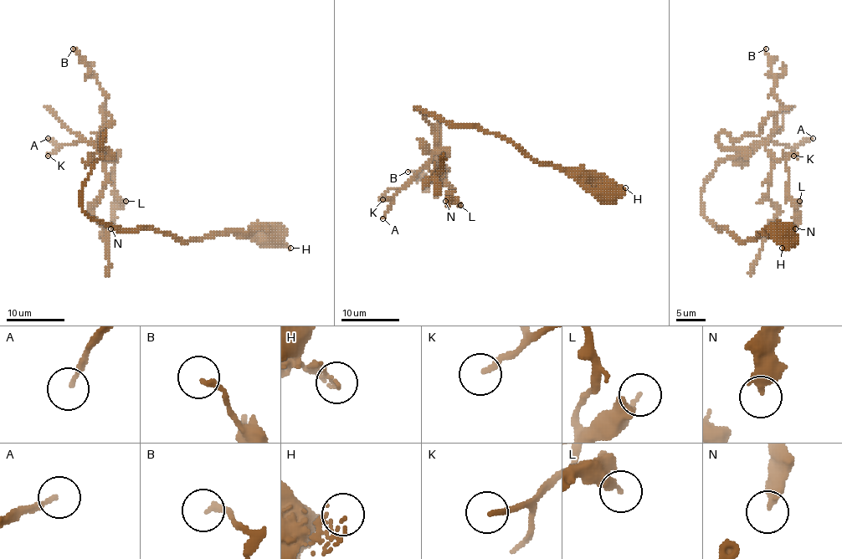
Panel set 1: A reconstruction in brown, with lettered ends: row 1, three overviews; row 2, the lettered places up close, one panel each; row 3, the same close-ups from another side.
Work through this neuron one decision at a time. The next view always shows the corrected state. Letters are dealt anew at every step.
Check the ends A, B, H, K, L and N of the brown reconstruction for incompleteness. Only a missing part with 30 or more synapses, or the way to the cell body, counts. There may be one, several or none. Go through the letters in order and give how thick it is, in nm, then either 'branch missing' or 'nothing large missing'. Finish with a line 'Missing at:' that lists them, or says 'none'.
A: calibre 160 nm; branch missing
B: calibre 200 nm; nothing large missing
H: calibre 70 nm; nothing large missing
K: calibre 180 nm; branch missing
L: calibre 180 nm; nothing large missing
N: calibre 420 nm; nothing large missing
Missing at: A, K

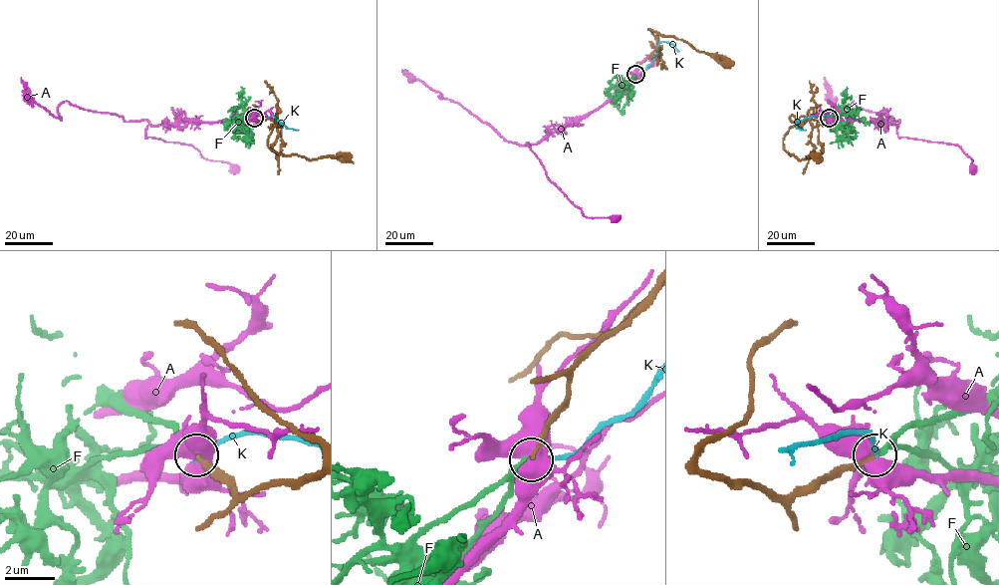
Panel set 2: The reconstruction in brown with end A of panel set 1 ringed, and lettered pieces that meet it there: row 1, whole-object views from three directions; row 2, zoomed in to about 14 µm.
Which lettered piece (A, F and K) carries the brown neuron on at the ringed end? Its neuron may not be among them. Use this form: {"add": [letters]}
{"add": ["F"]}

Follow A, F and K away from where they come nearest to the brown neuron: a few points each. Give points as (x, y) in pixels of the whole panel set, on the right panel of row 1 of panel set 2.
A: (828, 118), (894, 124), (897, 125), (898, 138), (957, 145), (971, 158), (973, 168)
F: (828, 118), (844, 111), (865, 119), (860, 119)
K: (829, 118), (812, 116), (797, 122), (798, 129), (806, 130)

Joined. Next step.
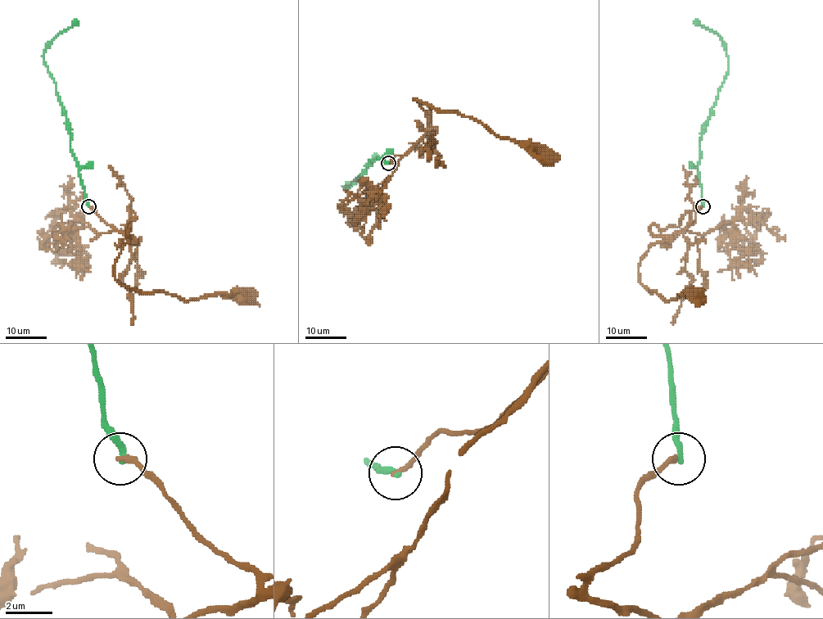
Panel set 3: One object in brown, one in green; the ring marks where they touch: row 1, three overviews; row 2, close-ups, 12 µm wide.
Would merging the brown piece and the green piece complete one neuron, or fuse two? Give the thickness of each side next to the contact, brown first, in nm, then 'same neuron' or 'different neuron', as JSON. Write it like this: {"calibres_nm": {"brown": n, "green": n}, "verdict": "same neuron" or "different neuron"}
{"calibres_nm": {"brown": 240, "green": 280}, "verdict": "different neuron"}

